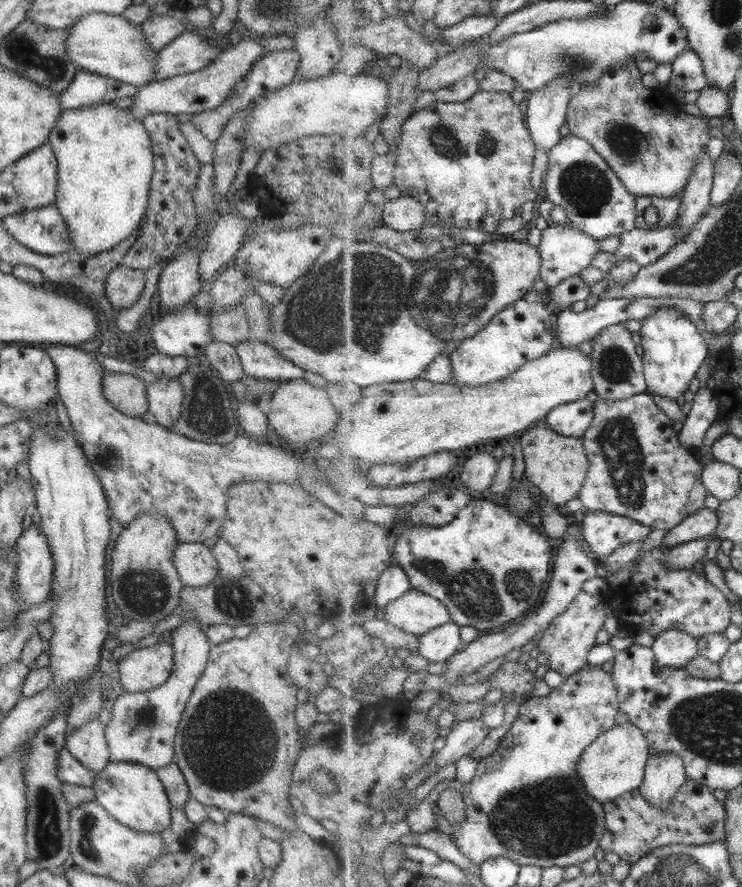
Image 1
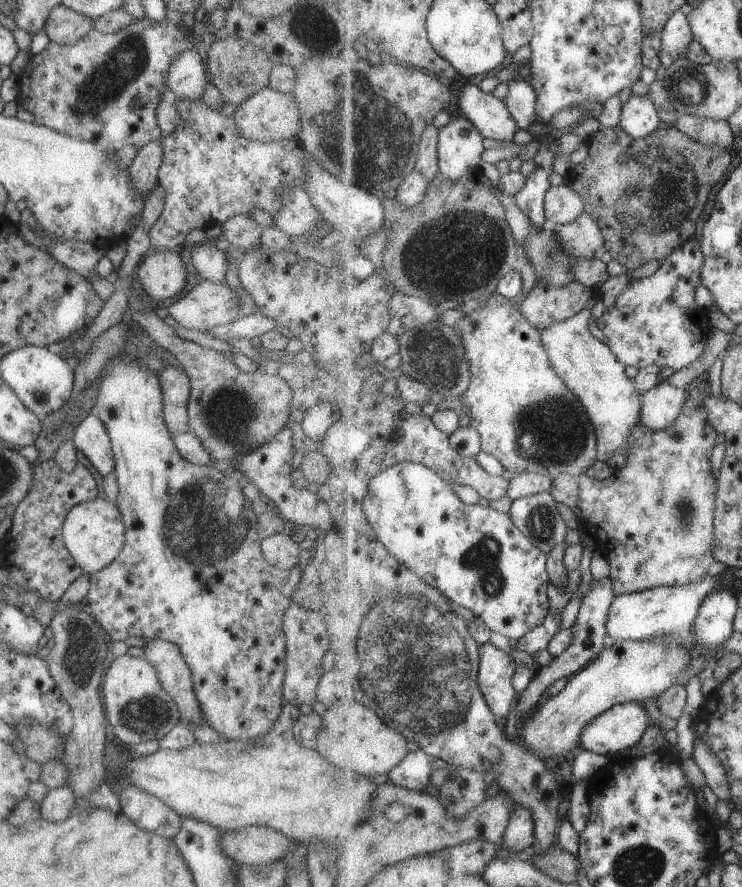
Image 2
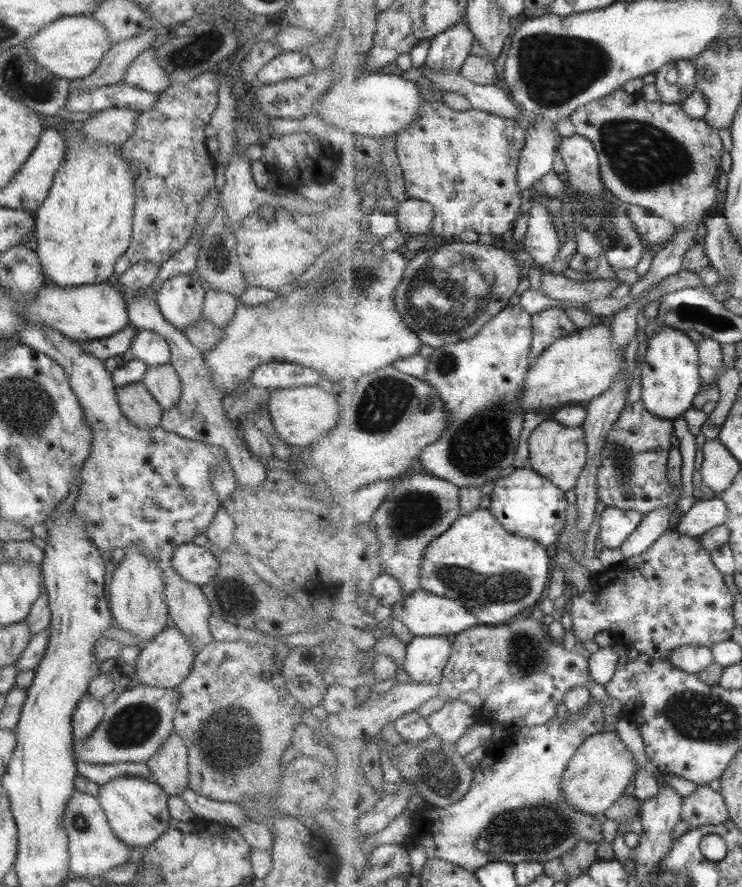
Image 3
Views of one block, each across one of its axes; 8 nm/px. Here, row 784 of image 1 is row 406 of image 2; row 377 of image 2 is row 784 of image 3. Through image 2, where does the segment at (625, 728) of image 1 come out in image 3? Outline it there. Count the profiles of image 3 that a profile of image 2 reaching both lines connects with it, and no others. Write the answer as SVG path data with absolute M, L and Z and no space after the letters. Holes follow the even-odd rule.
M607 732L591 735L579 747L570 760L566 773L563 775L563 794L575 811L603 818L616 802L623 797L629 782L635 782L639 767L636 766L633 754L622 742L617 732Z

